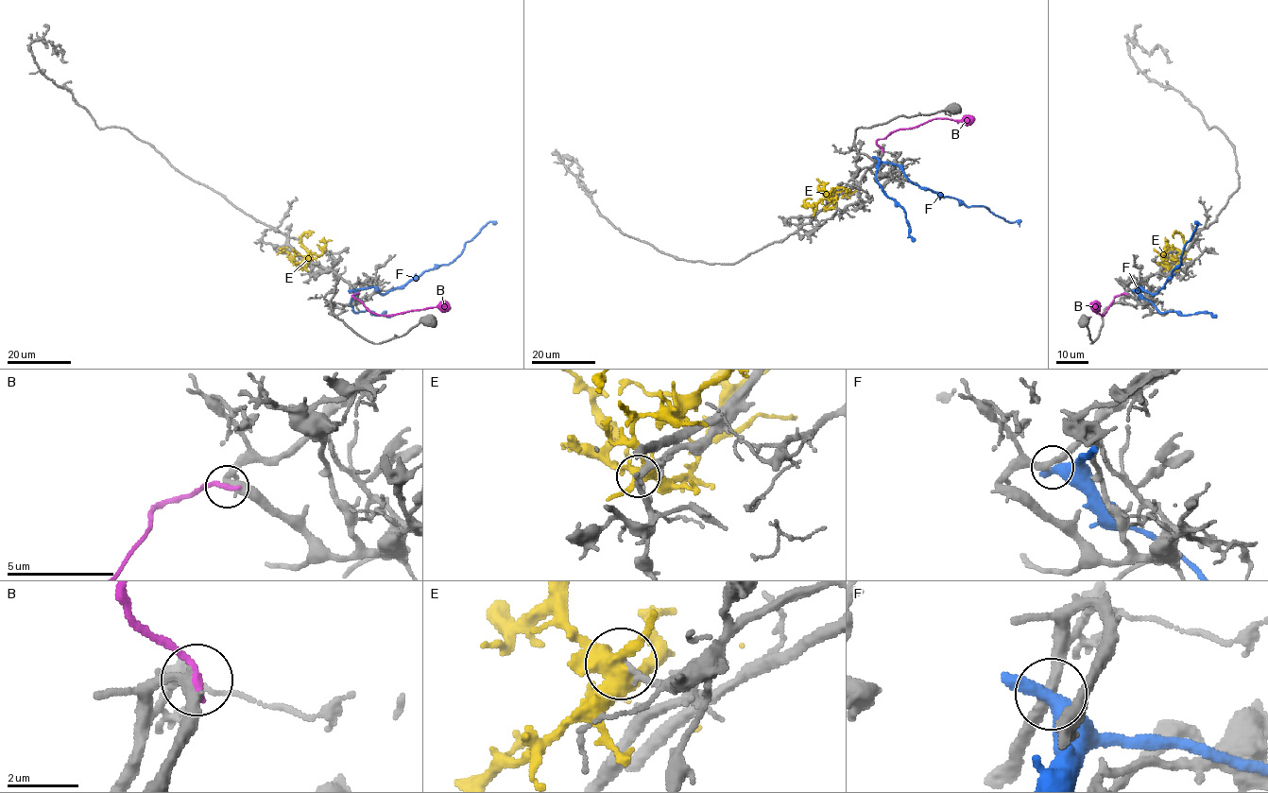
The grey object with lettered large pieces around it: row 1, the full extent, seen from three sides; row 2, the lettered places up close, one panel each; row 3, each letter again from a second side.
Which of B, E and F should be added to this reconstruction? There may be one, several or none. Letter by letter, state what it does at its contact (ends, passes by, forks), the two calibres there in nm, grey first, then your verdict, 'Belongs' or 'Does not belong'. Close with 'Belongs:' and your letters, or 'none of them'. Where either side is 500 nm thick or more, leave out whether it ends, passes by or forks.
B: It ends there. Thickness 360 nm (grey) against 260 nm. Does not belong
E: It forks there. Thickness 130 nm (grey) against 440 nm. Does not belong
F: It passes by. Thickness 320 nm (grey) against 400 nm. Does not belong
Belongs: none of them

